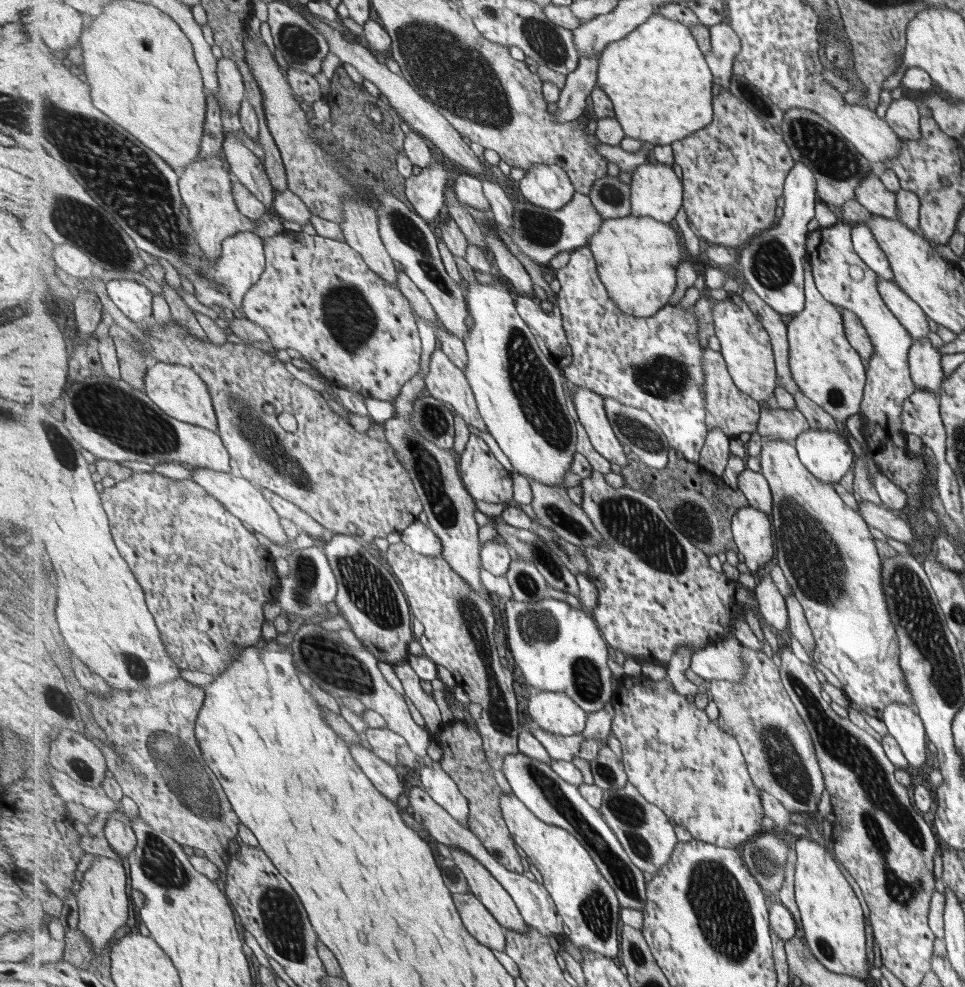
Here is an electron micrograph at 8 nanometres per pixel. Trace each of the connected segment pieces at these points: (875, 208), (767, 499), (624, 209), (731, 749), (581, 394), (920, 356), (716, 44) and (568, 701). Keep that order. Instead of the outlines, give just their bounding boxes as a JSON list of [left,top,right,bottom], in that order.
[[856,172,898,218],[738,468,774,516],[589,175,631,220],[610,675,768,849],[575,386,629,467],[909,338,945,396],[706,22,743,90],[527,692,588,736]]

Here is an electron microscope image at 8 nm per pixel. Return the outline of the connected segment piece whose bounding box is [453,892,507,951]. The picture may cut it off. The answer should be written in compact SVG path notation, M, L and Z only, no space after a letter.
M472 892L453 893L453 896L470 934L488 948L505 951L507 930L491 914L490 909L479 900L479 897Z

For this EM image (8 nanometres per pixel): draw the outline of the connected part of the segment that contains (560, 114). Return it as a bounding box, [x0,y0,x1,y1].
[554,55,600,123]

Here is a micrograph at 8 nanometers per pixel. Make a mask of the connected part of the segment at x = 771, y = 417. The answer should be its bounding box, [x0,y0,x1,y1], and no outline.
[757,404,811,442]

